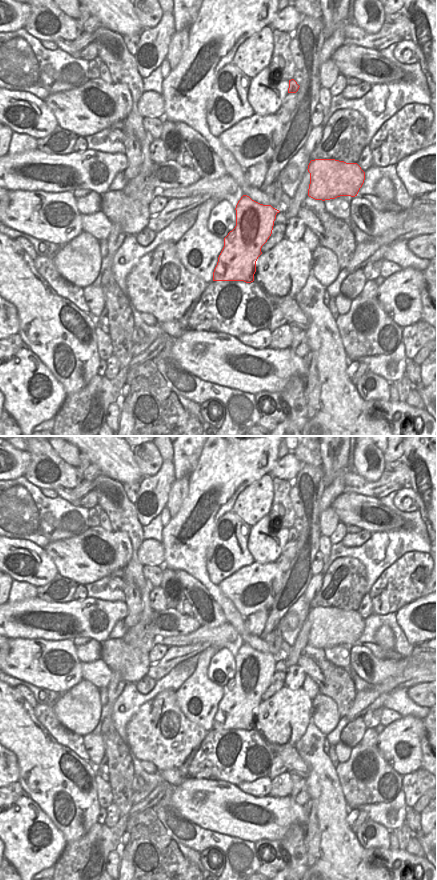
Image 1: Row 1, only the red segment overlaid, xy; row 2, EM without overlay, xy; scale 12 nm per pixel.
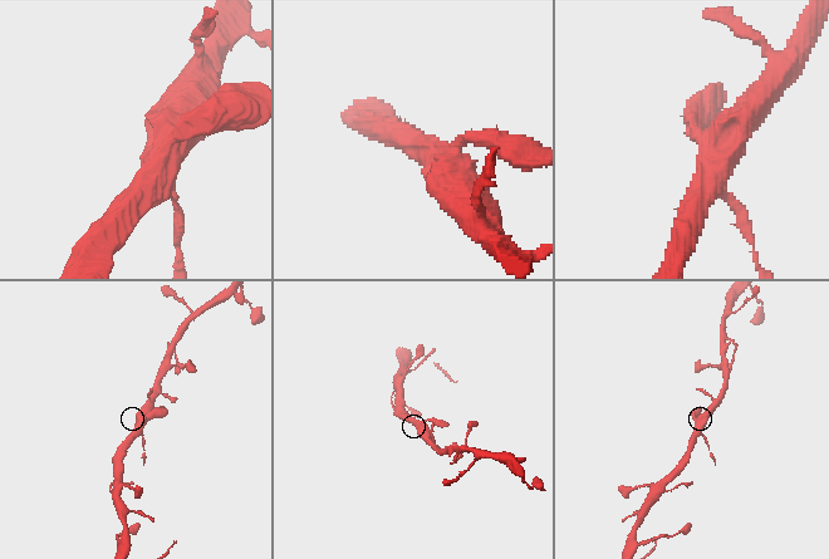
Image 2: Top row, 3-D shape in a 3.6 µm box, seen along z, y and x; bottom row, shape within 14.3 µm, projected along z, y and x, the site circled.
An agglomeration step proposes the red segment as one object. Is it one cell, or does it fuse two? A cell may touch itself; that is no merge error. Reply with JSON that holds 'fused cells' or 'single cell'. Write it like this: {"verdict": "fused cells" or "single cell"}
{"verdict": "single cell"}

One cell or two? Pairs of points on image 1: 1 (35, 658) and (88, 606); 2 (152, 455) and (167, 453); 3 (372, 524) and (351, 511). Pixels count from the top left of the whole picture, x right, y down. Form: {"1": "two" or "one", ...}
{"1": "two", "2": "two", "3": "one"}

